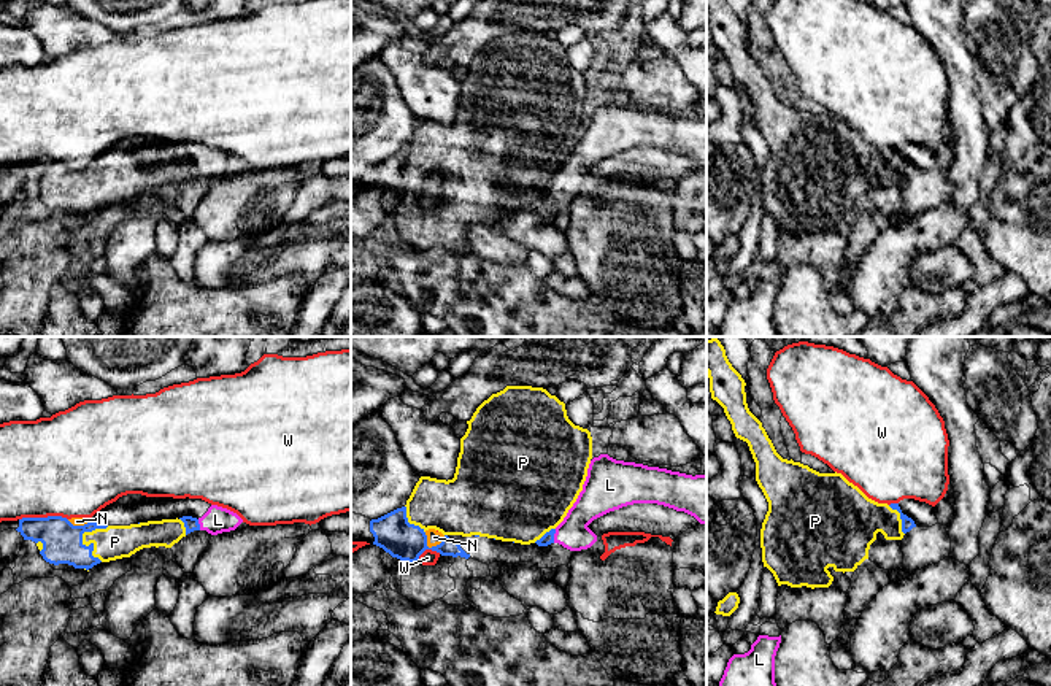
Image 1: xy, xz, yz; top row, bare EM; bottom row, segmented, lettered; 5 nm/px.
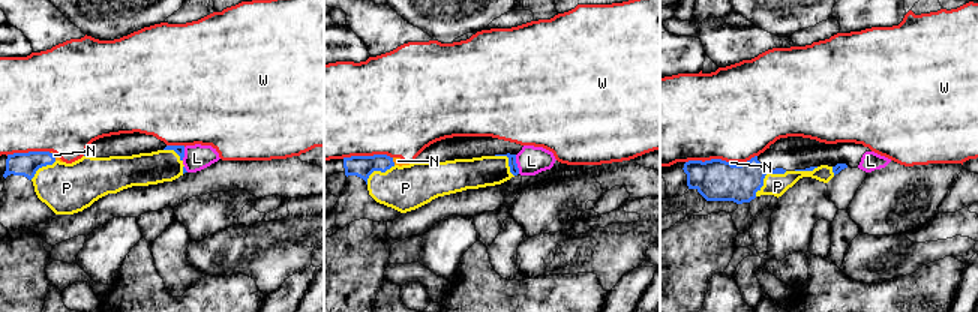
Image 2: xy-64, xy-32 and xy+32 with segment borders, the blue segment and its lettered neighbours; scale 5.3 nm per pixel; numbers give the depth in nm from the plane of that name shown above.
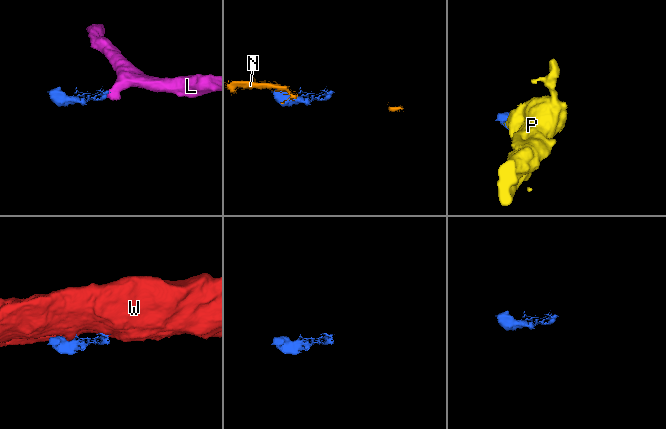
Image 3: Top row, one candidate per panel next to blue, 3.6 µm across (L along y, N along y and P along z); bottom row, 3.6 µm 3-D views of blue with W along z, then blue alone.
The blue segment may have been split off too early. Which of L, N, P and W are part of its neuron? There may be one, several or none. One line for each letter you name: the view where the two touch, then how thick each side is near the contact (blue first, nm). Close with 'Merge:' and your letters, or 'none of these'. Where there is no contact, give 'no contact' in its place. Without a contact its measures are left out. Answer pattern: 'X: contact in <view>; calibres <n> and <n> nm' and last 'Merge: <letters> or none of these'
P: contact in xy; calibres 200 and 170 nm
Merge: P

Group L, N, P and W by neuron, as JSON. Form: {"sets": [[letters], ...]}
{"sets": [["L"], ["N", "W"], ["P"]]}

